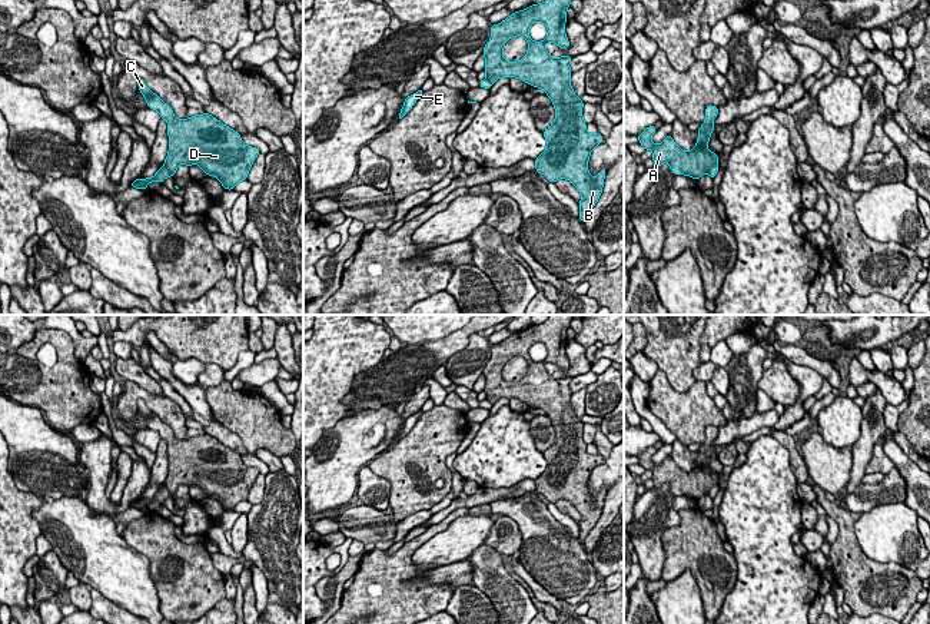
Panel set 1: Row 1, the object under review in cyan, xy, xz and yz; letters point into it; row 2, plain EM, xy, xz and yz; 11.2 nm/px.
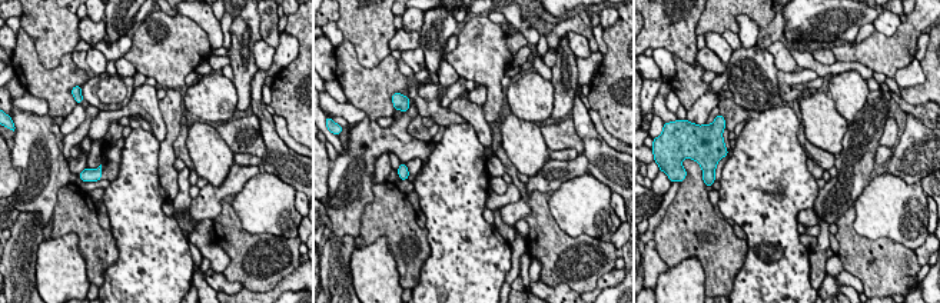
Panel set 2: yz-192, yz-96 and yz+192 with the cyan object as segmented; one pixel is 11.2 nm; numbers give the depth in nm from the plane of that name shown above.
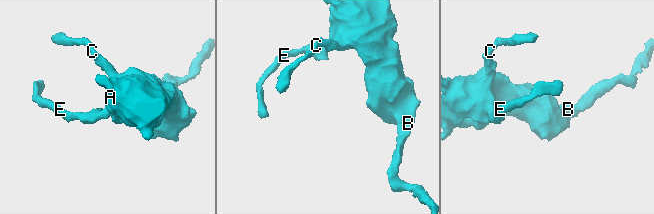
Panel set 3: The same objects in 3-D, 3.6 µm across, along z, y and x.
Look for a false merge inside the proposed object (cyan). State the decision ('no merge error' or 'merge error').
merge error

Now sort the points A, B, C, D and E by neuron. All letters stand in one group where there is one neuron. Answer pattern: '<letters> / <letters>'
A B C D / E

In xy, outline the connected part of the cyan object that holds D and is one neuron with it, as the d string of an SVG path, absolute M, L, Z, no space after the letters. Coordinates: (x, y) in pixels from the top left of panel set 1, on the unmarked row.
M143 399L137 401L137 406L149 429L156 431L160 439L167 442L169 471L165 485L172 498L183 484L199 485L227 511L248 499L260 474L258 468L246 467L238 452L206 432L185 441L177 439L173 429L153 414Z

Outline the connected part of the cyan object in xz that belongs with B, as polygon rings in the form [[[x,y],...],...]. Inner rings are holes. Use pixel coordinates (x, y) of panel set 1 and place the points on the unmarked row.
[[[549,315],[538,325],[514,332],[498,345],[491,345],[491,359],[485,365],[486,399],[494,405],[501,398],[517,398],[537,409],[542,409],[552,421],[555,441],[542,452],[547,459],[545,471],[535,479],[535,492],[542,494],[548,502],[558,499],[569,501],[581,514],[579,541],[584,540],[598,522],[605,499],[605,488],[592,498],[588,481],[594,468],[602,464],[599,454],[588,454],[584,442],[584,422],[571,406],[571,376],[552,378],[545,369],[547,364],[555,364],[561,369],[569,368],[565,354],[568,341],[567,331],[574,315]],[[541,342],[548,355],[541,362],[534,362],[528,354],[529,348]],[[522,356],[528,362],[527,375],[518,382],[504,379],[505,364]]]

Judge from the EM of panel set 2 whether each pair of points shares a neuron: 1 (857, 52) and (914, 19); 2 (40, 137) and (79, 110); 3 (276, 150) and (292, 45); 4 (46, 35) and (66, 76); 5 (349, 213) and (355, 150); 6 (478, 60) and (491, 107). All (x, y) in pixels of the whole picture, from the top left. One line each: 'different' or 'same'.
1: same
2: same
3: same
4: different
5: same
6: same

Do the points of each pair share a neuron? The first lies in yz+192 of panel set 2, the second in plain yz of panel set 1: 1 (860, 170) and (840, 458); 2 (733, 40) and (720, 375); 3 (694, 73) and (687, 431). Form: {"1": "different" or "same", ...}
{"1": "different", "2": "different", "3": "same"}

